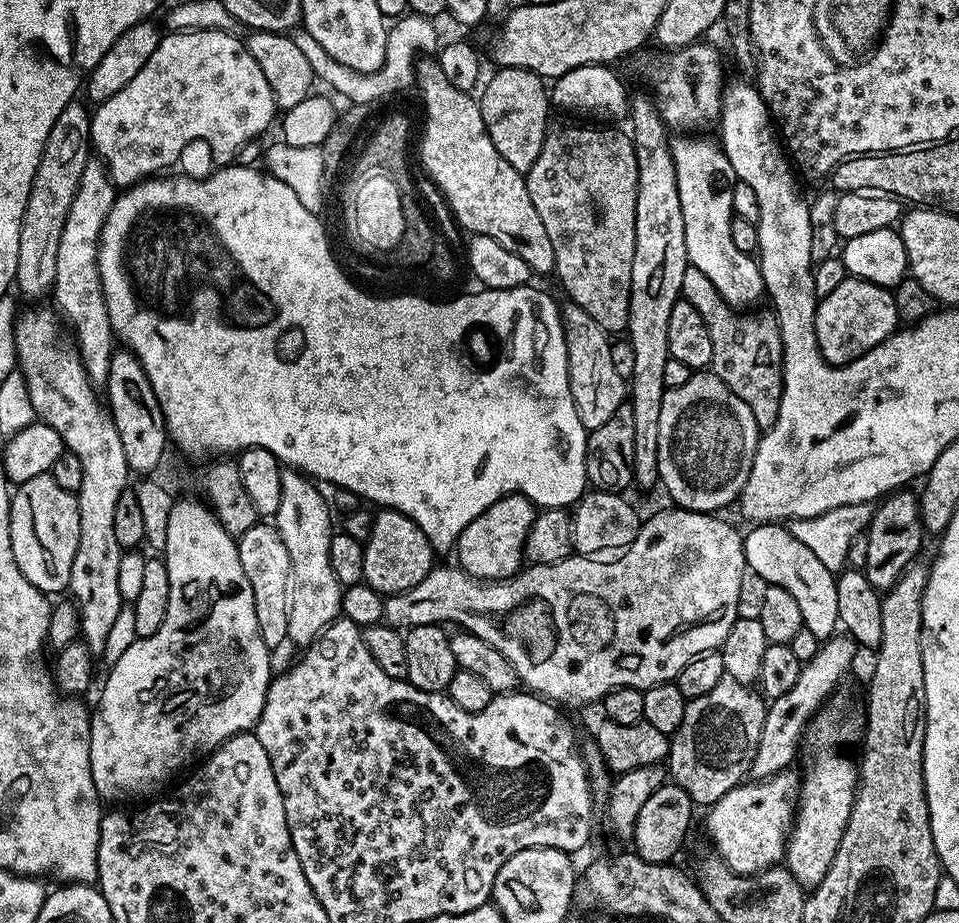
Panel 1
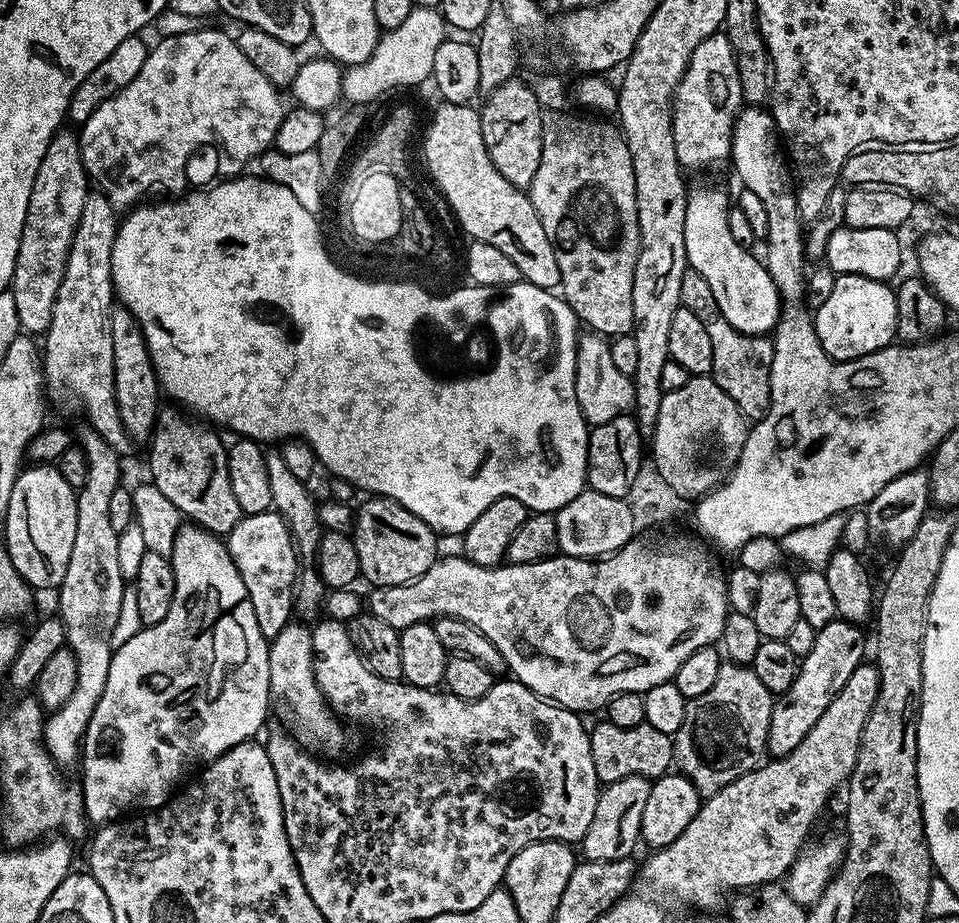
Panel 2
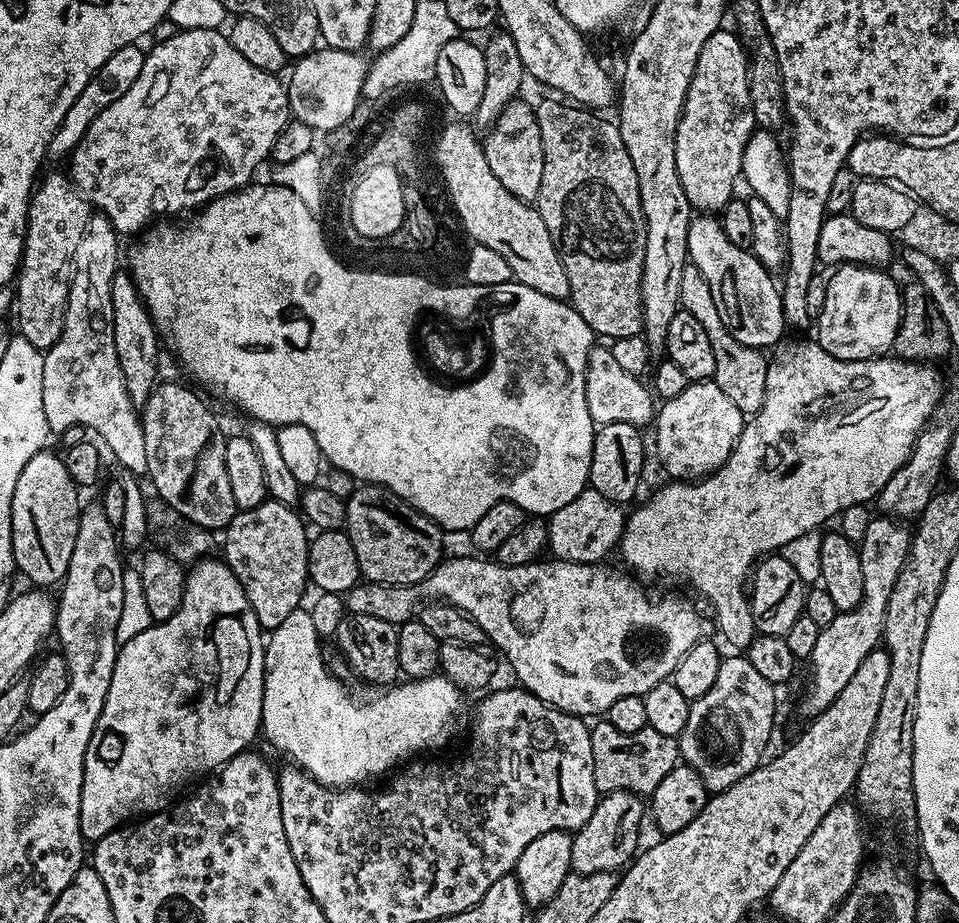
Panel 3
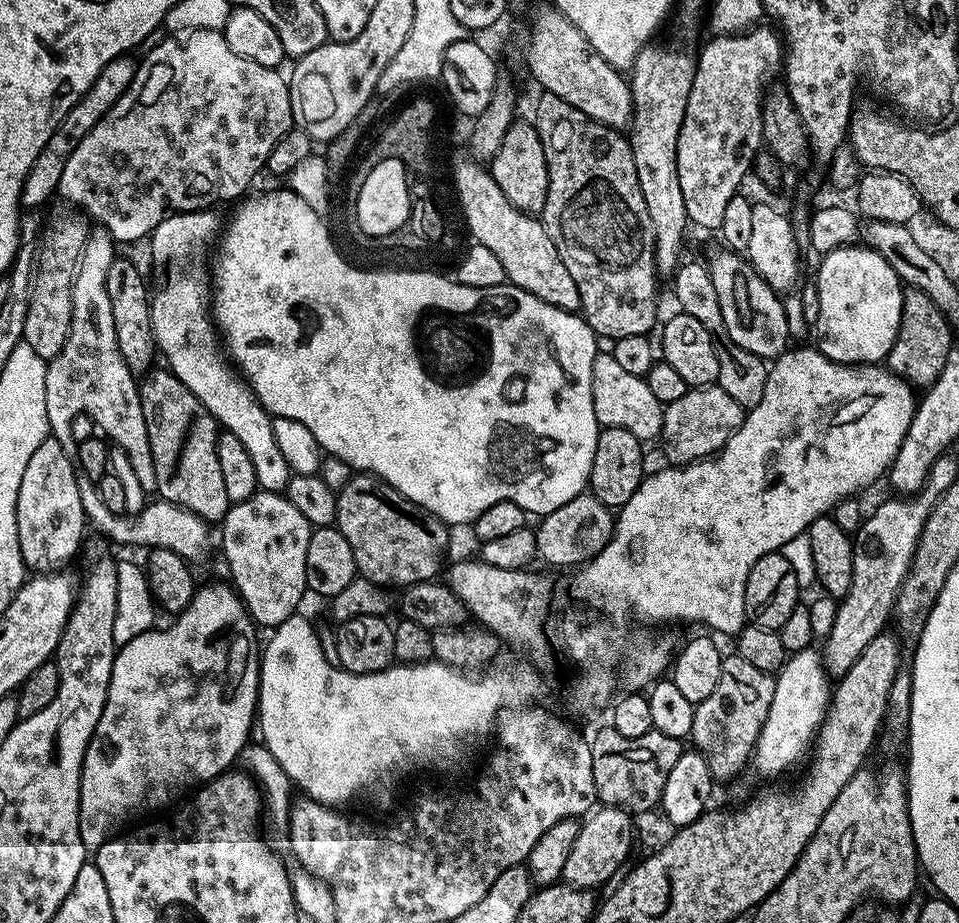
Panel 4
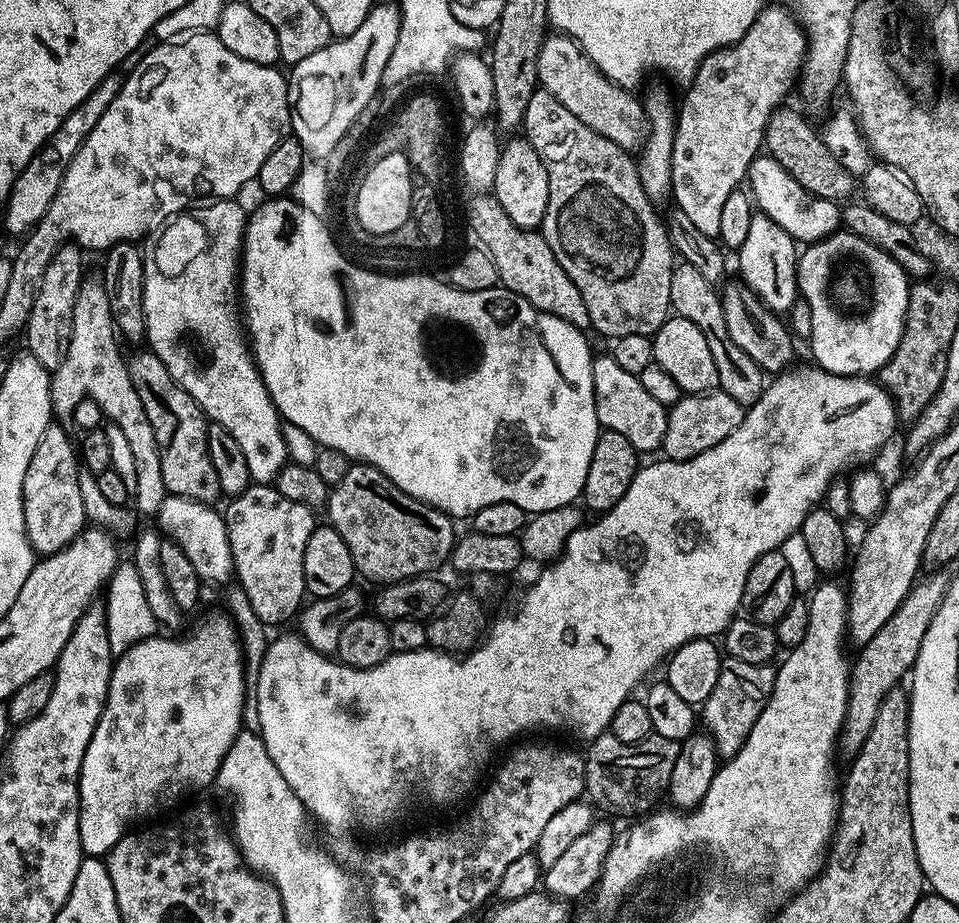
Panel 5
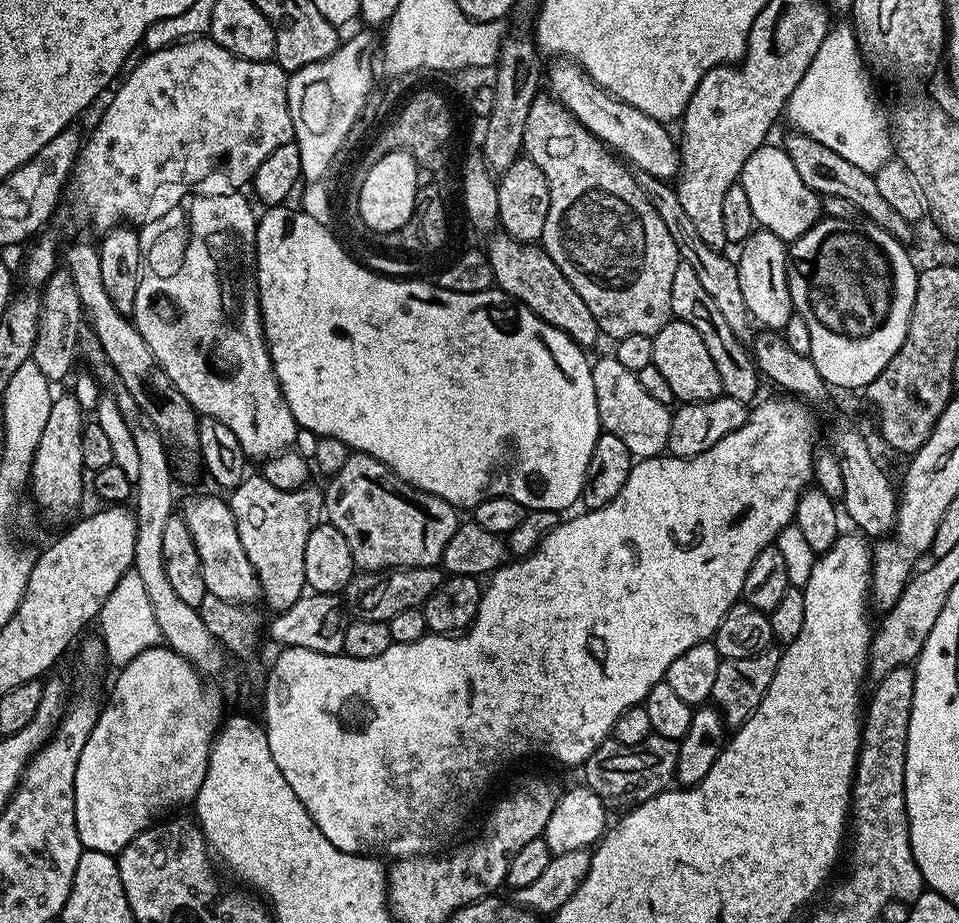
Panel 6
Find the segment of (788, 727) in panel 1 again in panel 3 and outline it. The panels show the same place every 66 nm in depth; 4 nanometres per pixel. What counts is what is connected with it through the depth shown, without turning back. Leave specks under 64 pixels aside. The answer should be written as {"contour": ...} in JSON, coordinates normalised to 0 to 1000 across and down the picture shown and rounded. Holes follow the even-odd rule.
{"contour":[[[909,561],[903,570],[895,593],[899,611],[899,652],[891,661],[873,663],[867,674],[858,677],[845,713],[847,733],[843,746],[834,758],[834,771],[842,778],[855,776],[878,752],[882,739],[895,727],[895,722],[911,703],[919,701],[924,670],[924,652],[928,652],[928,639],[936,631],[936,622],[945,609],[949,576],[940,564],[929,561]]]}

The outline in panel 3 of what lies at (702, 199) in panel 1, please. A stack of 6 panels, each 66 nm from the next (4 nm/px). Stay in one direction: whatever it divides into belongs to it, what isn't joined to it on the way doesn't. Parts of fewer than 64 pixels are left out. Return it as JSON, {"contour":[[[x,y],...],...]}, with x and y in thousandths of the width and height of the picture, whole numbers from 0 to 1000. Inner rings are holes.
{"contour":[[[730,232],[725,235],[717,250],[717,281],[736,301],[740,310],[740,319],[745,319],[745,332],[749,332],[749,345],[753,345],[753,353],[769,368],[774,371],[774,375],[791,377],[794,379],[804,379],[819,367],[820,352],[815,340],[815,323],[813,312],[805,304],[806,296],[790,284],[788,276],[779,269],[765,267],[761,258],[753,249],[750,237],[742,232]]]}

